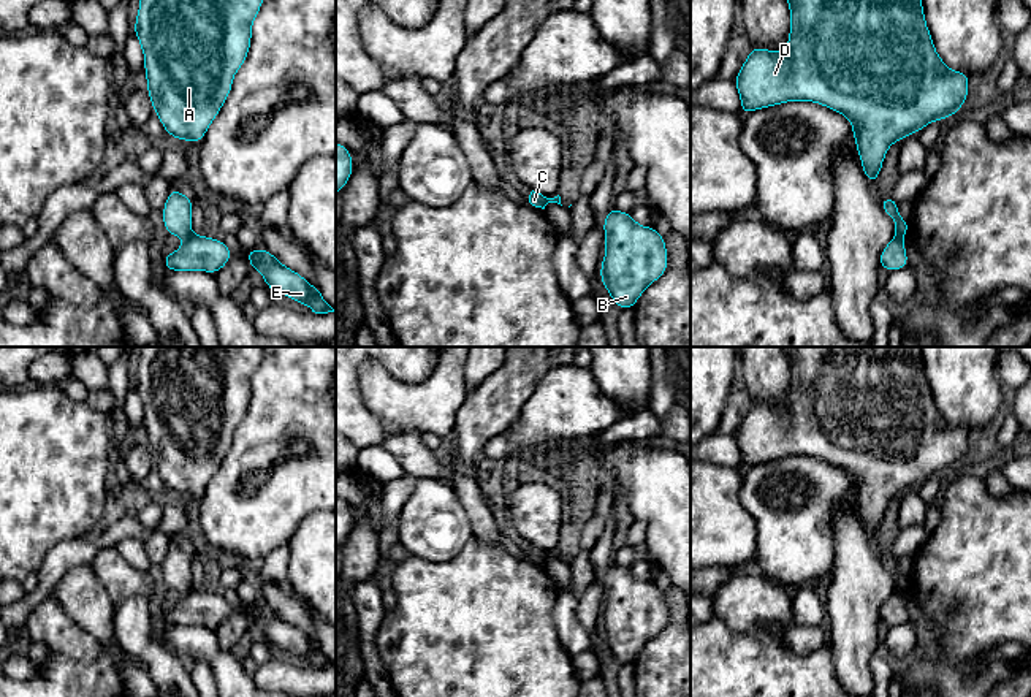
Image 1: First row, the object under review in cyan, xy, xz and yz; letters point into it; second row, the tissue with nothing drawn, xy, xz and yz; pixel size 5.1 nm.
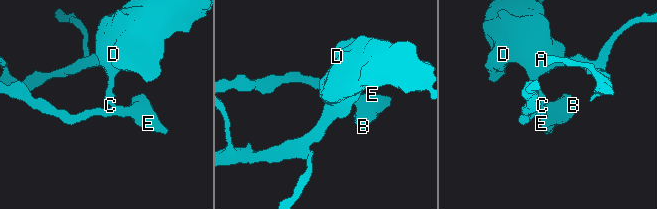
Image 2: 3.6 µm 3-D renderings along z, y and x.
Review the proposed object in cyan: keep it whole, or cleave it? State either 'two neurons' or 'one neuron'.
two neurons

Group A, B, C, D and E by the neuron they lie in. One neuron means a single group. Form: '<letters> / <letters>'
A C D / B E

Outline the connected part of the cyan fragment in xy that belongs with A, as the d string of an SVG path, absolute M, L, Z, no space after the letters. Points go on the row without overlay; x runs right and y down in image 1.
M141 347L133 387L144 409L147 450L166 489L201 497L228 453L233 432L244 420L250 398L252 377L264 356L264 347Z

